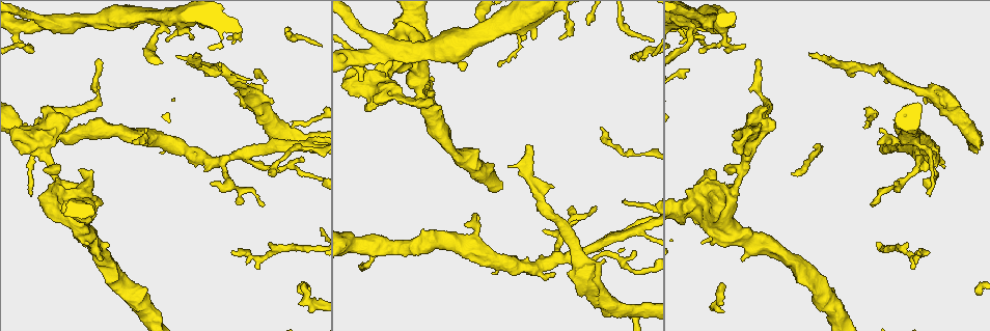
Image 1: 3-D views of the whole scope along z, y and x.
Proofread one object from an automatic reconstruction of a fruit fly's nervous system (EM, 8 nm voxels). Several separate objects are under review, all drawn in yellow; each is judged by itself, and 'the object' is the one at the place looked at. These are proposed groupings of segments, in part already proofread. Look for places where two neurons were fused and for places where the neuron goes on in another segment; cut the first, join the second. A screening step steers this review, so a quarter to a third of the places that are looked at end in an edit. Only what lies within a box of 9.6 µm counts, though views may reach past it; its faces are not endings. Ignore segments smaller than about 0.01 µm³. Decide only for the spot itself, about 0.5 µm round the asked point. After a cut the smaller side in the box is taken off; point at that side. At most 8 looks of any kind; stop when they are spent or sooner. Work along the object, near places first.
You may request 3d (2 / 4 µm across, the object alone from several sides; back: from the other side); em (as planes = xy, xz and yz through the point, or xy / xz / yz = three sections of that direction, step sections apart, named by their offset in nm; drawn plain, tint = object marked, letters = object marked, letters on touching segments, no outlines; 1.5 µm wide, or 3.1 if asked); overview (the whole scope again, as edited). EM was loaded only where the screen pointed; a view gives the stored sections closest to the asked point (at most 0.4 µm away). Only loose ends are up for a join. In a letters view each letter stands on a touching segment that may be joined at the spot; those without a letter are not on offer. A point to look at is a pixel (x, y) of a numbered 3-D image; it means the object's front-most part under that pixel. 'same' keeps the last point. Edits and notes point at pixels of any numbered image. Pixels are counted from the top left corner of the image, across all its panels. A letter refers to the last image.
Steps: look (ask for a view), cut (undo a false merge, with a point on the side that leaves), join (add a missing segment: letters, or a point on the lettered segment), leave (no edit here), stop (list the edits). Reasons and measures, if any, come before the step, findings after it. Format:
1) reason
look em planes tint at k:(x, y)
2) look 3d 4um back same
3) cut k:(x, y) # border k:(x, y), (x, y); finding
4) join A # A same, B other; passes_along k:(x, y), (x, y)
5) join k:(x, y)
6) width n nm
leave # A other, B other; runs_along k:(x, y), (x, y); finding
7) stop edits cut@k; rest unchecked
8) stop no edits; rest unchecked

thin end
look em planes tint at 1:(545, 230)

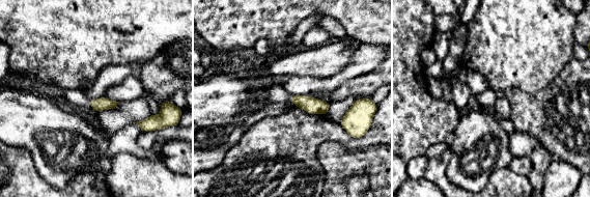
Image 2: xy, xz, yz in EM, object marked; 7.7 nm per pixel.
see the neighbours
look em planes letters same

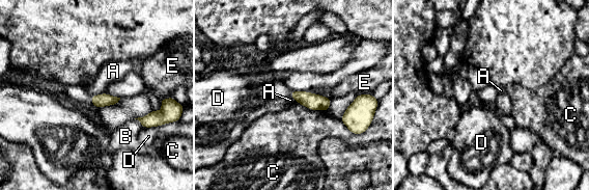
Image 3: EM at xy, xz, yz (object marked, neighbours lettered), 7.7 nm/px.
longest_contact C 240 nm
leave # A other, B other, C other, D other, E other; none of them fits

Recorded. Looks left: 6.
long arm stops here
look em planes tint at 1:(526, 147)

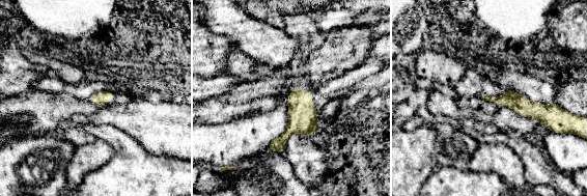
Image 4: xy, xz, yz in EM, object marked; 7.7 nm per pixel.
what lies round it
look em planes letters same

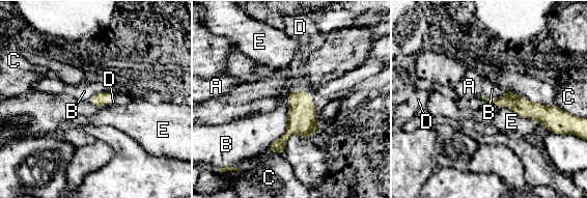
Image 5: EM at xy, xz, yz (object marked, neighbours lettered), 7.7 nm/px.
join D # A other, B other, C other, D same, E other; passes_along 5:(302, 117), (304, 92), (297, 65); the neuron continues

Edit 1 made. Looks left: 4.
an open end
look em planes letters at 1:(728, 42)

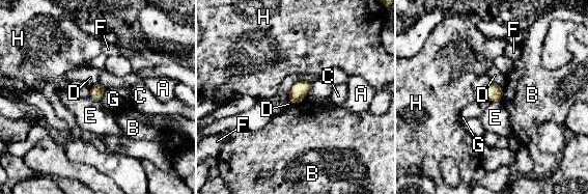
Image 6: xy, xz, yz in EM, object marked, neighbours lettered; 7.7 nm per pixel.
longest_contact G 130 nm
leave # A other, B other, C other, D other, E other, F other, G other, H other; border 6:(89, 98), (100, 101); none of them fits

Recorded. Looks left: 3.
stop edits join@5; rest unchecked

